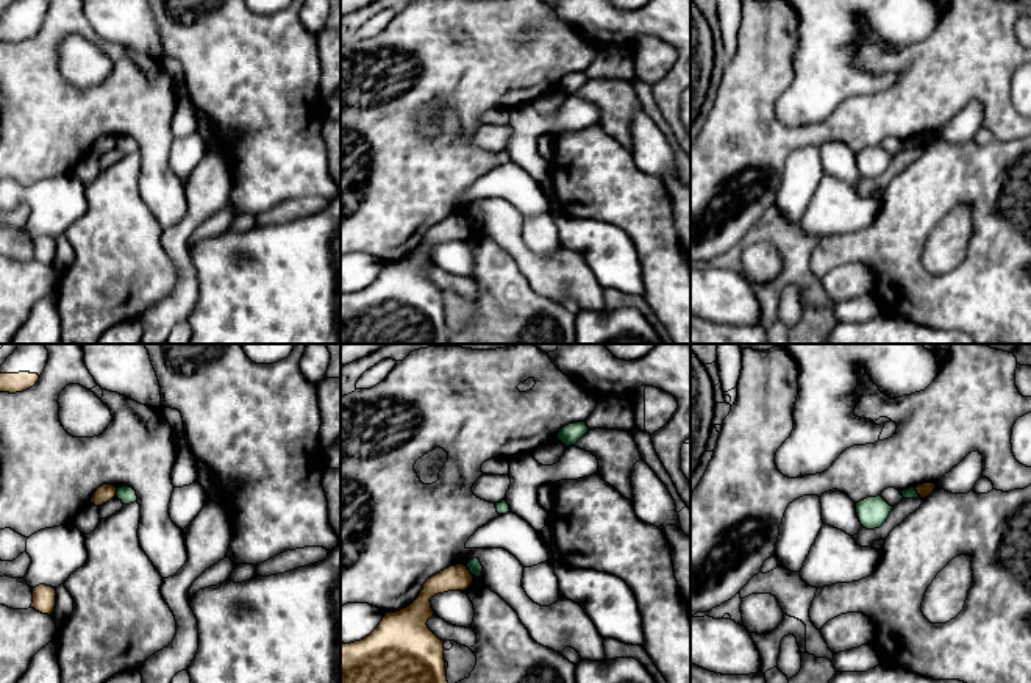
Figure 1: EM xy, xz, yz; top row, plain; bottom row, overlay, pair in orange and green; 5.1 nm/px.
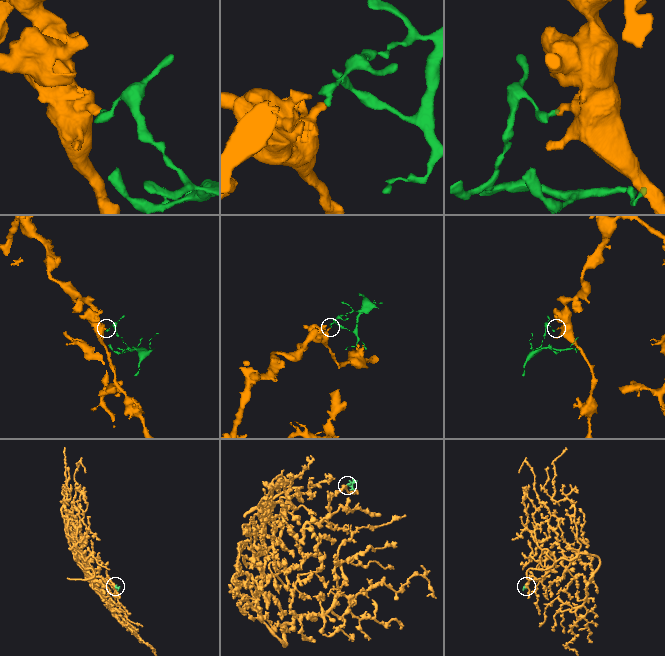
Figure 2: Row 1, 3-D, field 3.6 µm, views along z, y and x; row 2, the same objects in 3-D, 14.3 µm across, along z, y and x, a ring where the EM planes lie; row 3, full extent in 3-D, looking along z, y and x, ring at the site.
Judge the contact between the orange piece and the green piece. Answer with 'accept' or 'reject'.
reject

